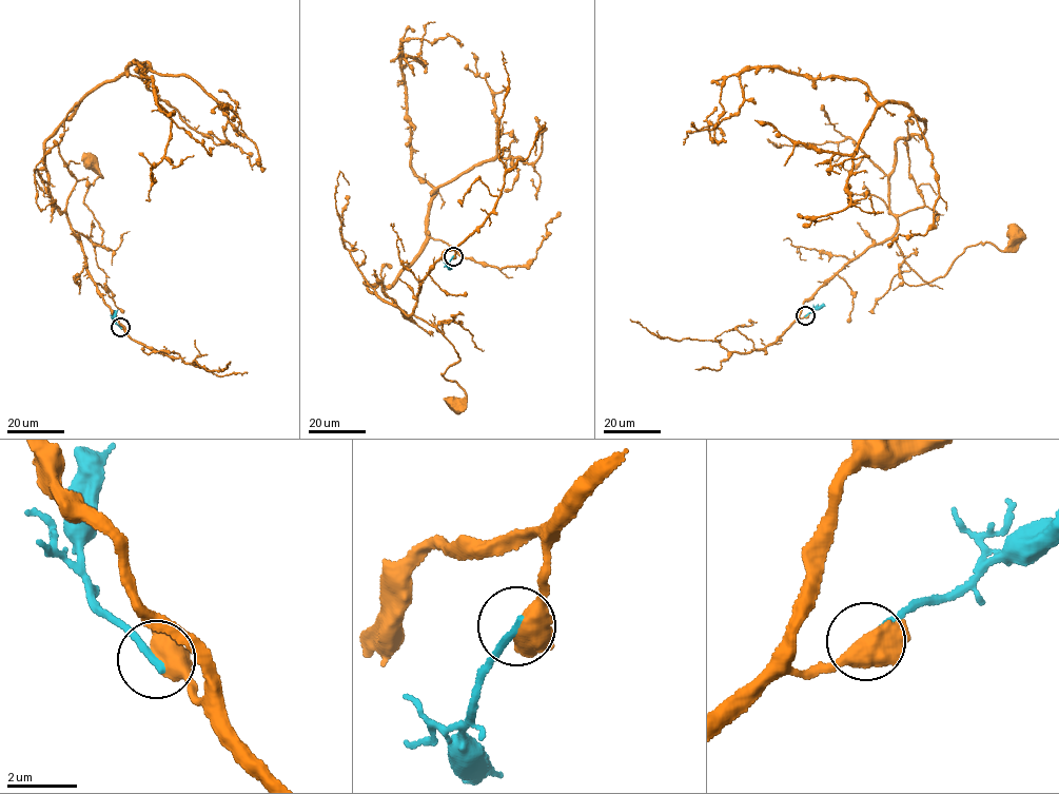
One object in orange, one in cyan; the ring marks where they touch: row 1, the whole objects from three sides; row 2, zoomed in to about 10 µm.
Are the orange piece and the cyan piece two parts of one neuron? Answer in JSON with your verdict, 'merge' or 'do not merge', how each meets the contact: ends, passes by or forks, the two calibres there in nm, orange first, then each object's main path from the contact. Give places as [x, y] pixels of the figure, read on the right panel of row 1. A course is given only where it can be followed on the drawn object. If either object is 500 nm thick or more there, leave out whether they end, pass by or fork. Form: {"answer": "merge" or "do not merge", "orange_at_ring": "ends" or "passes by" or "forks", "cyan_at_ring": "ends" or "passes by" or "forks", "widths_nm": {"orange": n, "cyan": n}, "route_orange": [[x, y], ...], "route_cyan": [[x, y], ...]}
{"answer": "do not merge", "widths_nm": {"orange": 650, "cyan": 240}, "route_orange": [[806, 315], [804, 302], [888, 239], [929, 282], [966, 248], [1003, 250], [1014, 235]], "route_cyan": [[806, 315], [825, 306]]}

